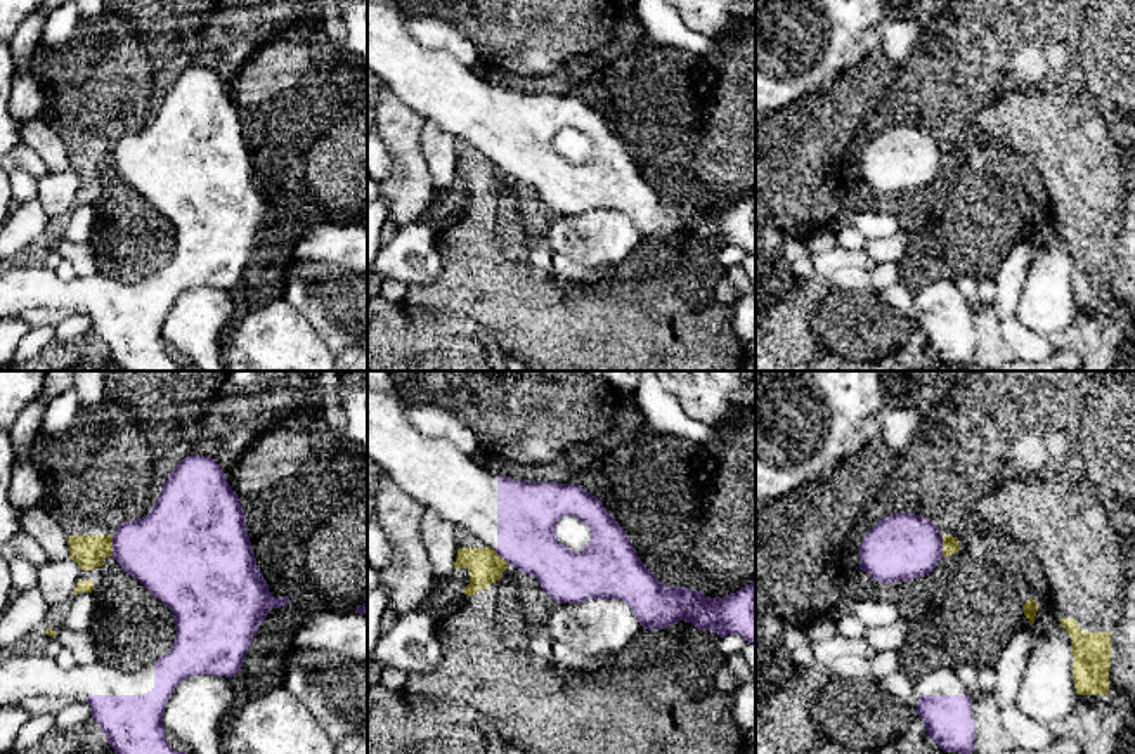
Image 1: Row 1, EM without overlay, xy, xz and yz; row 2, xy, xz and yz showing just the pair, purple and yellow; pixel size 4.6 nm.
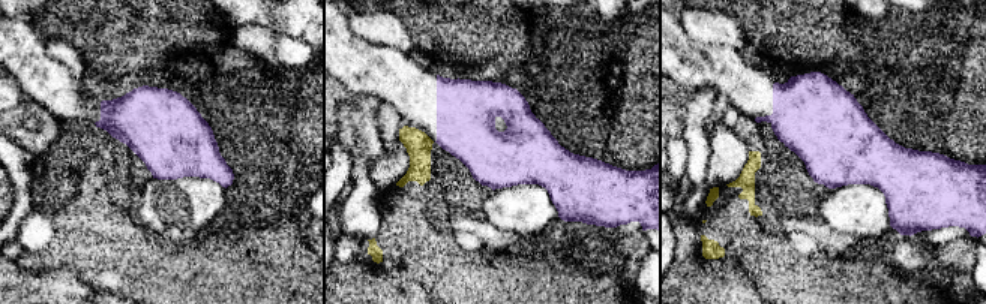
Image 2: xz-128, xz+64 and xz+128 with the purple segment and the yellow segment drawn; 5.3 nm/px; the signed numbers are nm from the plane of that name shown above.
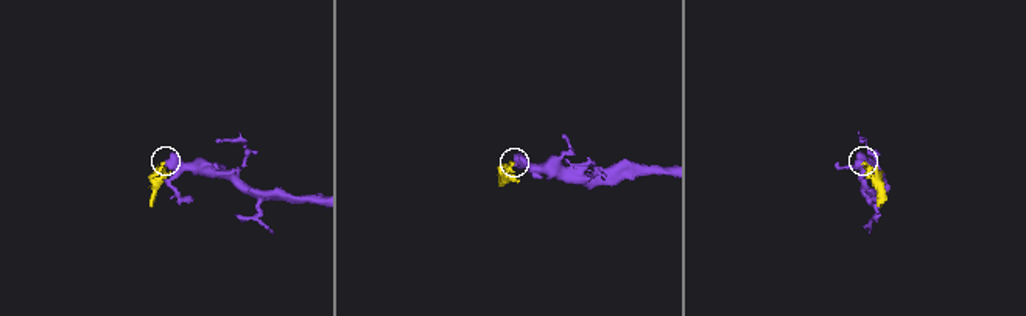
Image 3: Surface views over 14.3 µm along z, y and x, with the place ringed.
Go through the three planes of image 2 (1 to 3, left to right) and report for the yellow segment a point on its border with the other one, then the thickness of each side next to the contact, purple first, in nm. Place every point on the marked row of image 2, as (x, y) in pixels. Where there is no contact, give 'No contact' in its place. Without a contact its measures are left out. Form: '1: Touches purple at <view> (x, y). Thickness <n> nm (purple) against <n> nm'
1: No contact
2: No contact
3: No contact

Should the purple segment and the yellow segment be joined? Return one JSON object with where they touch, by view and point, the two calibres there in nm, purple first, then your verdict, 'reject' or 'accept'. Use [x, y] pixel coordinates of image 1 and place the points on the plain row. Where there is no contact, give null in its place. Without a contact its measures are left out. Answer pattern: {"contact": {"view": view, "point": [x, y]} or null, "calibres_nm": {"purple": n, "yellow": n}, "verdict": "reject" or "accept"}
{"contact": {"view": "xy", "point": [113, 158]}, "calibres_nm": {"purple": 380, "yellow": 150}, "verdict": "reject"}

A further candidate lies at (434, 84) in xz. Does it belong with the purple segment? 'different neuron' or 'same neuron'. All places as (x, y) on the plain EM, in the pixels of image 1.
same neuron

